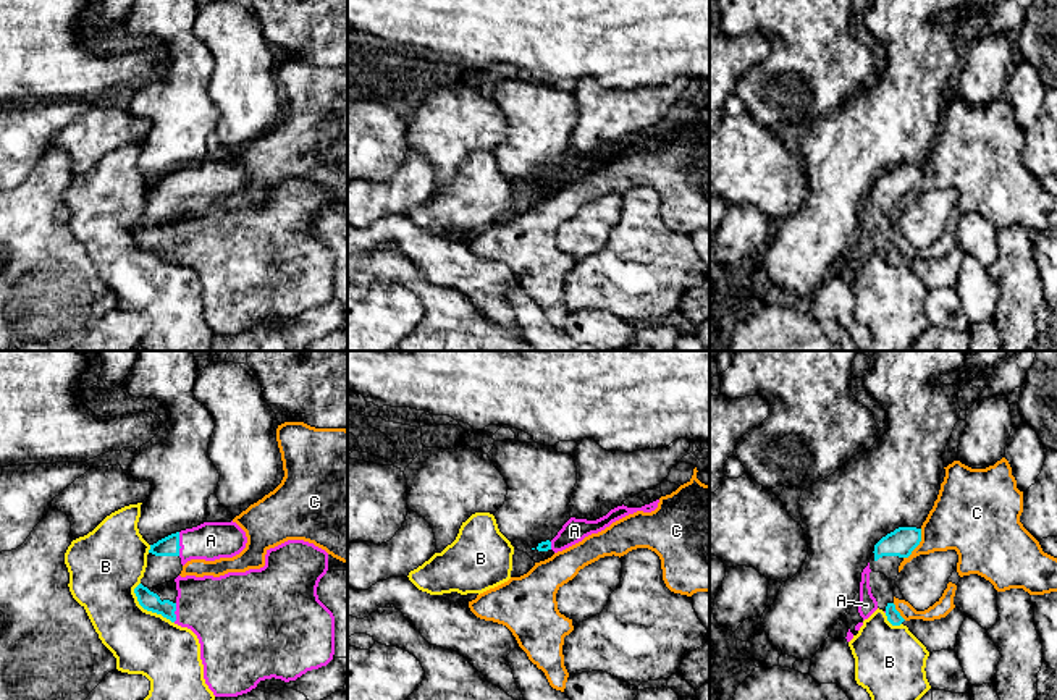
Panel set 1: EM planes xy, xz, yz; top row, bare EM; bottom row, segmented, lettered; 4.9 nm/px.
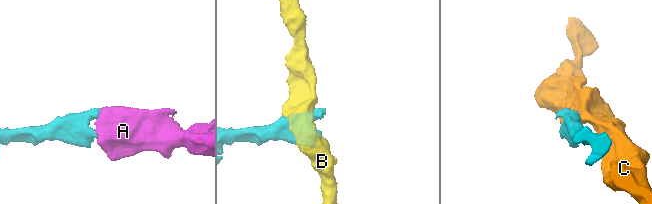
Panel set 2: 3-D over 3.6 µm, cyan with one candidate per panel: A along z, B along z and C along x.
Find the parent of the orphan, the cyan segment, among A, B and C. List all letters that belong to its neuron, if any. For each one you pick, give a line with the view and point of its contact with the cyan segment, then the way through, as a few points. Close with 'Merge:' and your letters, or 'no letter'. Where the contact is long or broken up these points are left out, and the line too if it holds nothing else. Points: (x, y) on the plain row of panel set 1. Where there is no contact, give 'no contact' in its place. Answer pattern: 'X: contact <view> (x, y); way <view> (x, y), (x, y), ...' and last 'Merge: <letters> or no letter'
A: contact xy (178, 181)
Merge: A

